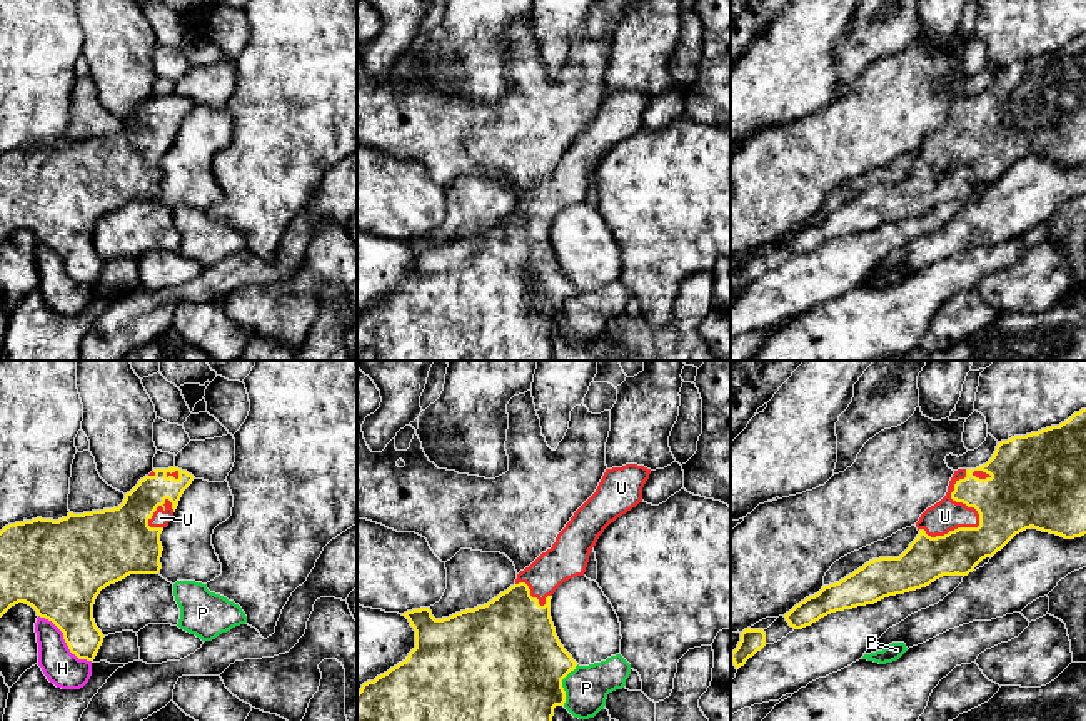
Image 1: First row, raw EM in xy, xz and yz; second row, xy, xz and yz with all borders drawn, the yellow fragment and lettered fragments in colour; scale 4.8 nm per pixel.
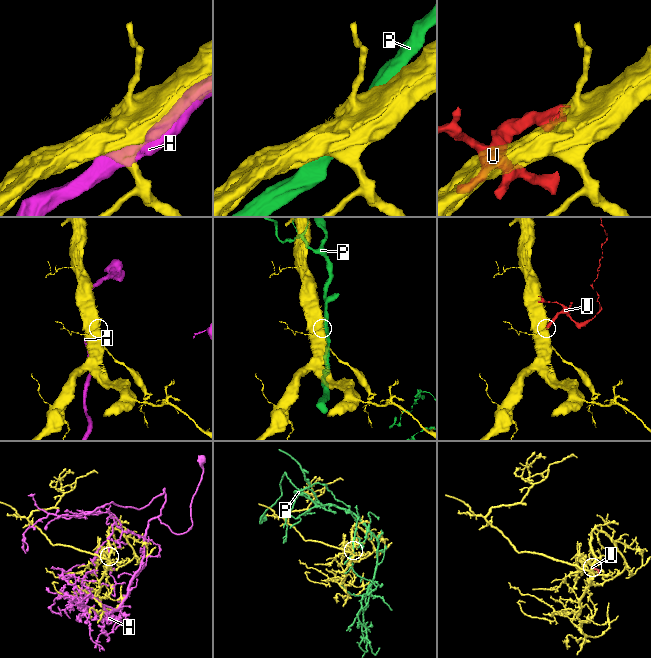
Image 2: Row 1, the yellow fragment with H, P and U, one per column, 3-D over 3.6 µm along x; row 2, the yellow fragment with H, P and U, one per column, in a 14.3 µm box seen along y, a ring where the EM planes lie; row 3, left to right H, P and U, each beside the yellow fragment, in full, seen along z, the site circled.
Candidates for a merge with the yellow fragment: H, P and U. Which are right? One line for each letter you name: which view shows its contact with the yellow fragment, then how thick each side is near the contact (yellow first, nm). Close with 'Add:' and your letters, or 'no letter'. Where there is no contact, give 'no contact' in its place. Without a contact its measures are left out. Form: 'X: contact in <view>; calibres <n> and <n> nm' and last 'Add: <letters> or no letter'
U: contact in yz; calibres 340 and 150 nm
Add: U

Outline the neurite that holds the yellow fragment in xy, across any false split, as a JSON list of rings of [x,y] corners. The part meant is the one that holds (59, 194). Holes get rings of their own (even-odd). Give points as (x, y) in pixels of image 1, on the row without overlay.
[[[175,92],[153,95],[125,120],[118,134],[5,152],[0,157],[0,244],[25,229],[63,259],[72,280],[93,289],[105,264],[93,245],[97,222],[130,200],[160,199],[160,160],[192,107],[192,100]]]

